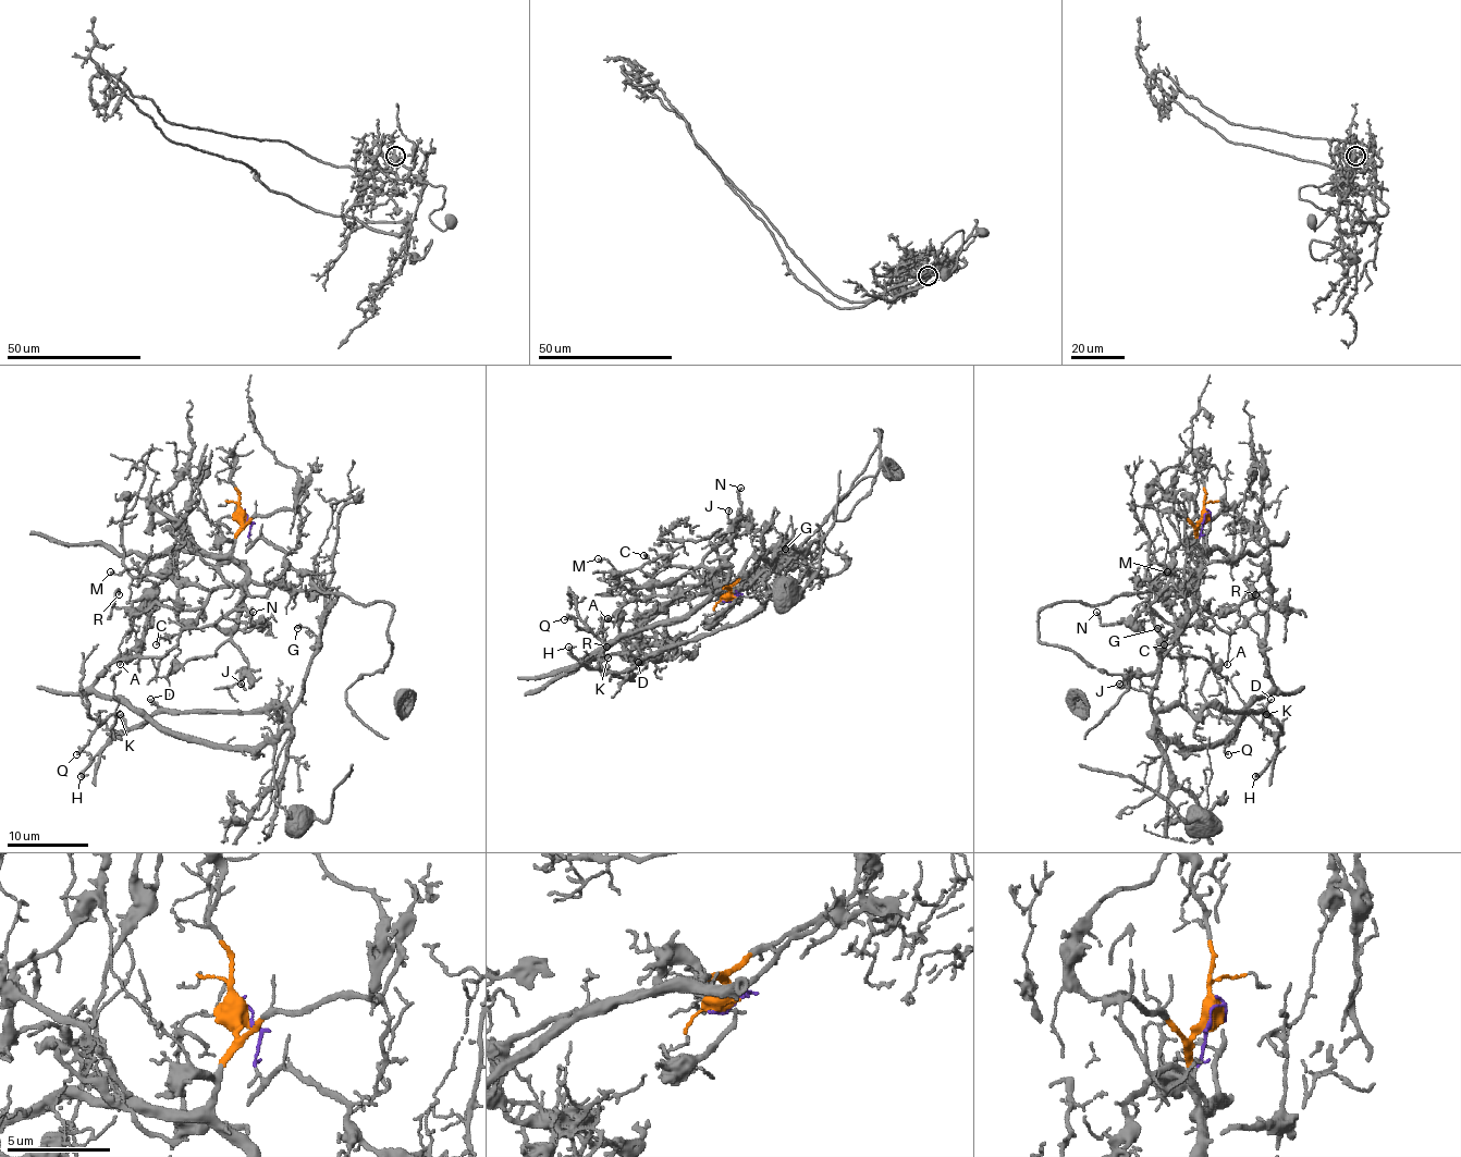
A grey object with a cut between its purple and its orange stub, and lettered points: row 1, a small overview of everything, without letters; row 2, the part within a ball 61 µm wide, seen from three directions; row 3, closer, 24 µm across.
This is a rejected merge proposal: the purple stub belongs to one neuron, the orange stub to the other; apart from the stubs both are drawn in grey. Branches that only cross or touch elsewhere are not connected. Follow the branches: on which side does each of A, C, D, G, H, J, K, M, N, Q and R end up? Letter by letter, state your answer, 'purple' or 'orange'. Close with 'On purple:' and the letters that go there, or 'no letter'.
A: orange
C: orange
D: purple
G: purple
H: purple
J: orange
K: purple
M: orange
N: orange
Q: purple
R: orange
On purple: D, G, H, K, Q

